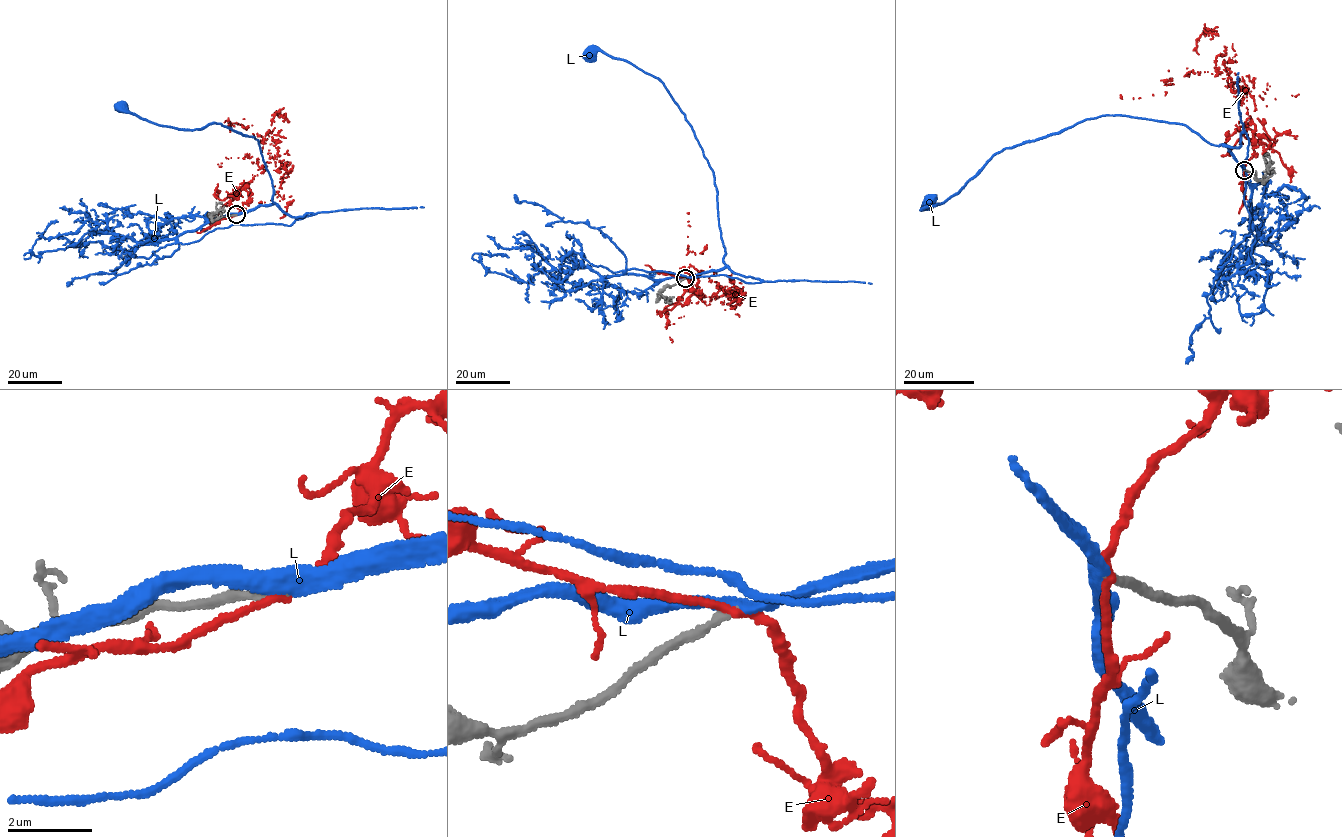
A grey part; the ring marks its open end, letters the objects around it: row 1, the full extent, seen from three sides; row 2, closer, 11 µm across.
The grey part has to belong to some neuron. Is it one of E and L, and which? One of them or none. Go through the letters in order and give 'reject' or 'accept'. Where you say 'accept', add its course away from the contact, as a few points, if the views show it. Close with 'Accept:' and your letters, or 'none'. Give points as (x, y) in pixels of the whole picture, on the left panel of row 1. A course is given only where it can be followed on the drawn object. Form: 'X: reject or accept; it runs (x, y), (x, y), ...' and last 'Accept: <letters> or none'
E: reject
L: accept; it runs (235, 215), (275, 203), (272, 180), (258, 139), (214, 122), (195, 129), (158, 125), (122, 107)
Accept: L

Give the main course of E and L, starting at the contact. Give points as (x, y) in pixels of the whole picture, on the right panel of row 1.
E: (1244, 170), (1255, 124), (1228, 81), (1225, 54), (1216, 75), (1192, 70), (1165, 93), (1120, 94)
L: (1244, 170), (1229, 147), (1210, 144), (1184, 125), (1101, 115), (995, 153), (959, 192), (935, 206), (930, 202)

